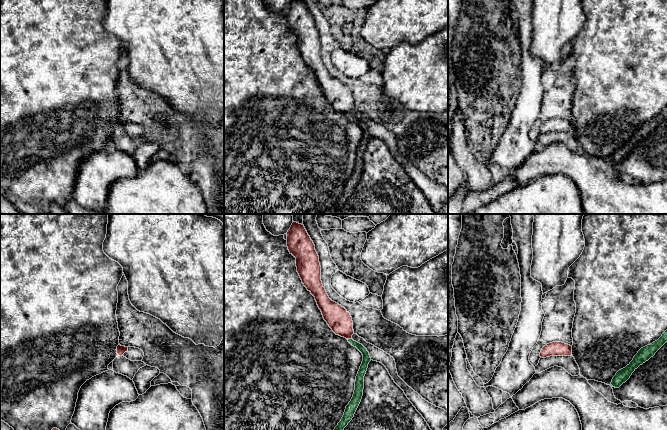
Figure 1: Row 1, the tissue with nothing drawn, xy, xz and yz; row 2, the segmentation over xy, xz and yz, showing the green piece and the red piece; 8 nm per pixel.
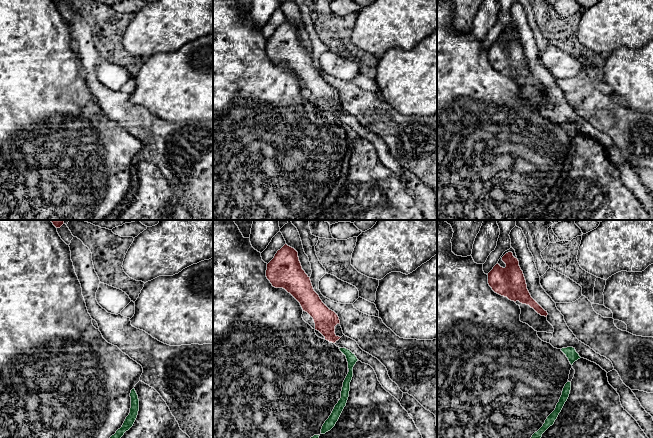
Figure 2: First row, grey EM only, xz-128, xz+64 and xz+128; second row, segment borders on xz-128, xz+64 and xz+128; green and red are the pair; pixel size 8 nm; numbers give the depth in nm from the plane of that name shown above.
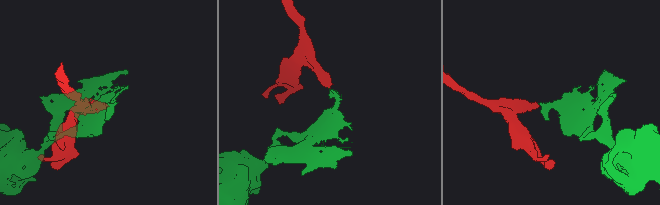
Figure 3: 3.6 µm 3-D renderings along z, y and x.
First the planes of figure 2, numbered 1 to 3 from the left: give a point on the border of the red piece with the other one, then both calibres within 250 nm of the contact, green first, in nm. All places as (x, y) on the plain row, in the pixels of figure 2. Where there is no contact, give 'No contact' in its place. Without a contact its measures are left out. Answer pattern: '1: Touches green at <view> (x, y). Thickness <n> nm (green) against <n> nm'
1: No contact
2: No contact
3: No contact

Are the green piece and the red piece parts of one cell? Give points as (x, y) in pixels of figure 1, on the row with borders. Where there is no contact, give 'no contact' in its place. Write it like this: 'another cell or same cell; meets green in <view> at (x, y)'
another cell; meets green in xz at (349, 339)

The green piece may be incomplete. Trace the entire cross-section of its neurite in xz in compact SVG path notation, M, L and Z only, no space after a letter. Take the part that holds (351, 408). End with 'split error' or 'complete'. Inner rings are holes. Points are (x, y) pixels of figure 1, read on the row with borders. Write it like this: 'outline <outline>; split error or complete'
outline M347 339L347 340L352 346L356 347L362 353L363 361L358 371L358 374L356 376L355 390L354 390L353 397L351 401L349 402L349 404L346 406L346 409L345 409L345 412L341 421L338 423L338 425L335 427L334 430L344 430L344 428L348 425L348 423L354 417L354 414L363 396L364 376L366 374L368 364L371 361L369 352L362 344L354 341L353 339Z; complete

